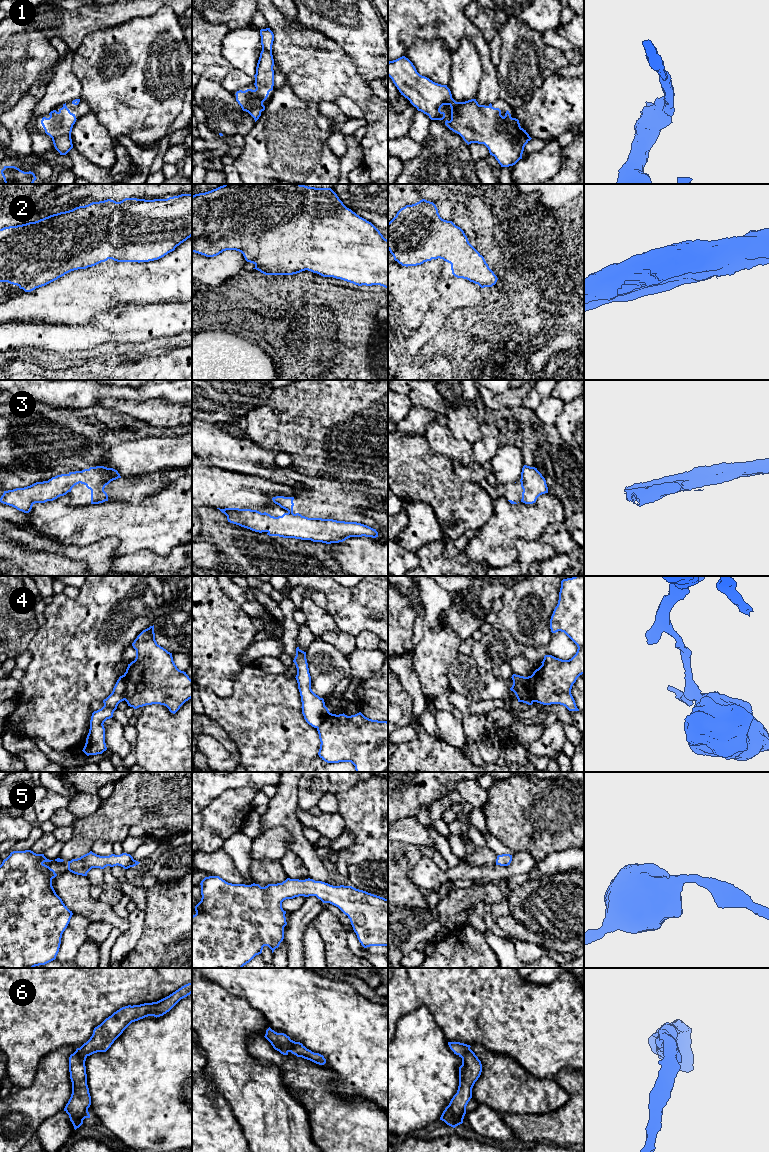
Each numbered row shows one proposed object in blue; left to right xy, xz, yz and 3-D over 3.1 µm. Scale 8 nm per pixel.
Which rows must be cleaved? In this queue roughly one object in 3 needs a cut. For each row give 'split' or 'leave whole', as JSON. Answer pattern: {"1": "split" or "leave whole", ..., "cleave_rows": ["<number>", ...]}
{"1": "leave whole", "2": "leave whole", "3": "split", "4": "split", "5": "leave whole", "6": "leave whole", "cleave_rows": ["3", "4"]}

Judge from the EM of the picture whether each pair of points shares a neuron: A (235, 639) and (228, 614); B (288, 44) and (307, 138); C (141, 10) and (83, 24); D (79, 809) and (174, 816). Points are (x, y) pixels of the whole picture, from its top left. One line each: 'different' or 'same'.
A: same
B: different
C: same
D: different

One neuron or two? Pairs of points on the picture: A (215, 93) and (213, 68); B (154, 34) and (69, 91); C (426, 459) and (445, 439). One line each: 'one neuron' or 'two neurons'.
A: two neurons
B: two neurons
C: two neurons

